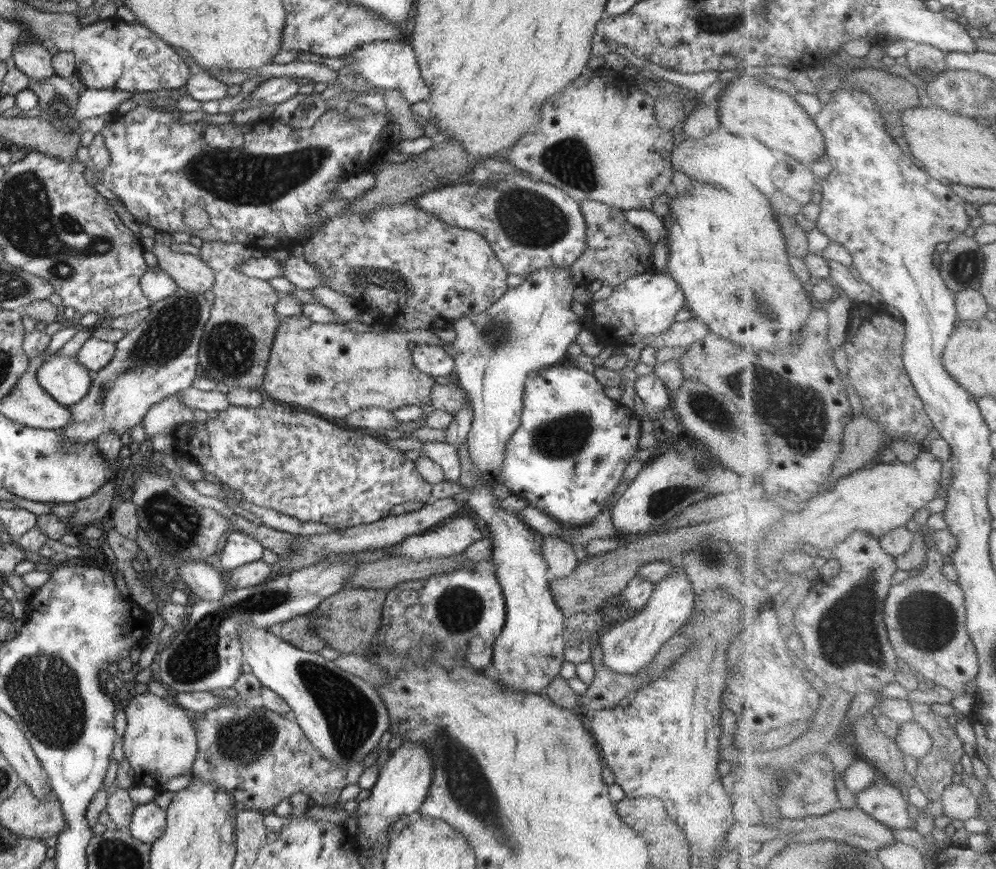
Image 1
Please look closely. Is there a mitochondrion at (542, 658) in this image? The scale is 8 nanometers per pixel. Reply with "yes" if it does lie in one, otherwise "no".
yes

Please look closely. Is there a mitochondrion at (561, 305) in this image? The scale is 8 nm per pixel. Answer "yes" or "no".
no

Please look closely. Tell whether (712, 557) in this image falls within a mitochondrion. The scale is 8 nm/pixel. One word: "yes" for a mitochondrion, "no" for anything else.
yes

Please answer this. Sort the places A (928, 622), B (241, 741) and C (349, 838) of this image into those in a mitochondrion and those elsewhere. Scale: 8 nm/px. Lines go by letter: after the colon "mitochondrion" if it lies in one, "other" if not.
A: mitochondrion
B: mitochondrion
C: other

